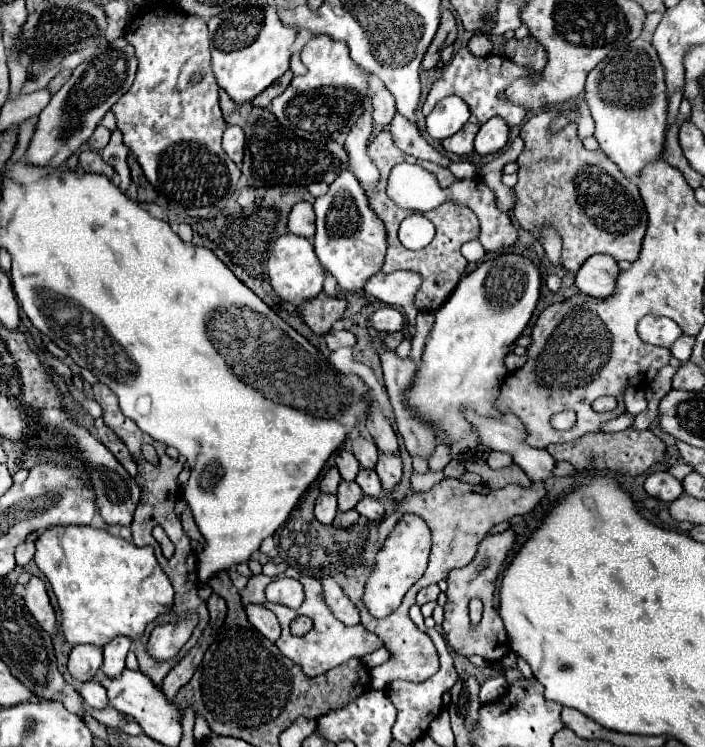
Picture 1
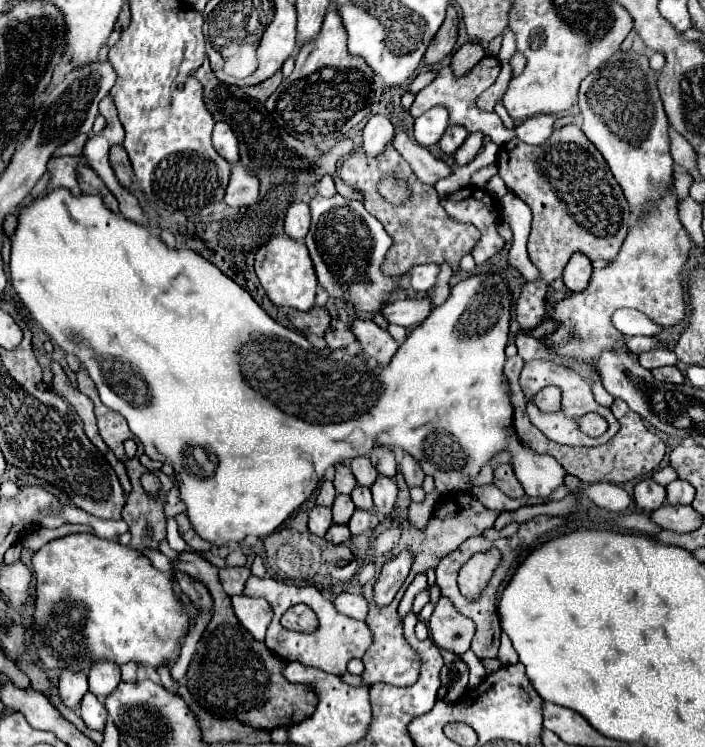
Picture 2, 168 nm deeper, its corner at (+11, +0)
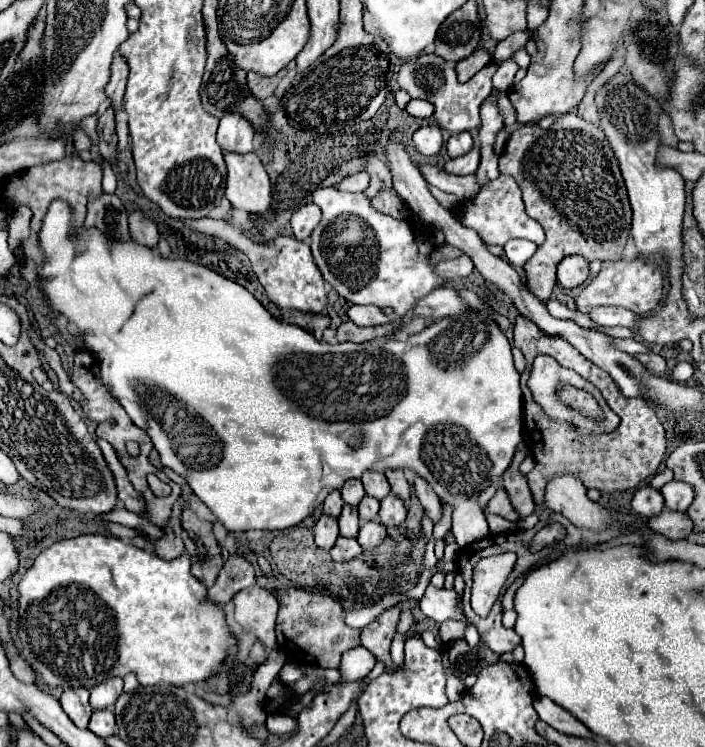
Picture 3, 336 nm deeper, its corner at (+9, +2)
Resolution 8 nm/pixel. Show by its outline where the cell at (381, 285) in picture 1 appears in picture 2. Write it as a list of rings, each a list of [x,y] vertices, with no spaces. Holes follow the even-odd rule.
[[[422,264],[422,266],[412,266],[410,274],[412,274],[412,288],[416,292],[428,292],[438,278],[440,266],[436,264]]]

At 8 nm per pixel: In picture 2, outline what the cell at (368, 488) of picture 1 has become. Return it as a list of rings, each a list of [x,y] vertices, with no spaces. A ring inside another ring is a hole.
[[[356,486],[354,492],[352,492],[352,502],[356,504],[356,508],[360,510],[368,510],[368,512],[374,512],[374,502],[372,502],[372,494],[368,488],[364,486]]]

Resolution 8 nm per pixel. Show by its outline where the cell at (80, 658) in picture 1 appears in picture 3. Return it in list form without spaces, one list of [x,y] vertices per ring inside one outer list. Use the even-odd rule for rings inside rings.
[[[78,686],[78,688],[66,688],[60,696],[60,704],[64,708],[64,712],[68,714],[68,718],[78,726],[78,728],[86,728],[92,708],[88,702],[88,690]]]

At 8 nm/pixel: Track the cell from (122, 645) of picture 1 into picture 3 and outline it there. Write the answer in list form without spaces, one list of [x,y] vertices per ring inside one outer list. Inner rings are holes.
[[[112,676],[100,684],[96,684],[90,690],[90,704],[94,710],[98,708],[108,708],[110,704],[114,704],[114,700],[122,694],[122,678],[120,676]]]

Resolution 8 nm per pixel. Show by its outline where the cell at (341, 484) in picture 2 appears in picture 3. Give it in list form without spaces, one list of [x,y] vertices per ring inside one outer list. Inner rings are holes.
[[[354,478],[354,480],[348,480],[348,482],[340,488],[340,492],[342,492],[342,500],[344,500],[346,504],[358,506],[358,500],[362,500],[362,496],[364,496],[364,486],[362,486],[362,482],[360,482],[358,478]]]

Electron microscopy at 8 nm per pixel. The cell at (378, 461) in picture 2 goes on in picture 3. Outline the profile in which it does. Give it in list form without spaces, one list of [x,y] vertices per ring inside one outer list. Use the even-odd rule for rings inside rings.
[[[386,470],[386,478],[388,478],[390,486],[392,486],[392,492],[394,492],[396,496],[400,496],[400,498],[408,504],[410,484],[408,484],[408,480],[404,478],[404,474],[402,474],[400,470]]]

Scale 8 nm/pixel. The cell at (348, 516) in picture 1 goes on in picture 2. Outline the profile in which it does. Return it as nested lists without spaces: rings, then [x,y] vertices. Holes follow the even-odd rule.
[[[332,524],[332,528],[326,534],[326,542],[328,544],[344,544],[350,538],[352,538],[352,534],[350,534],[348,526],[338,526],[338,524]]]

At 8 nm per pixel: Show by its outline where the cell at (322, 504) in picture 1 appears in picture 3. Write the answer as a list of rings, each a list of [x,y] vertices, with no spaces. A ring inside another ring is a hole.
[[[322,514],[314,526],[314,540],[320,548],[330,550],[338,538],[338,522],[330,514]]]

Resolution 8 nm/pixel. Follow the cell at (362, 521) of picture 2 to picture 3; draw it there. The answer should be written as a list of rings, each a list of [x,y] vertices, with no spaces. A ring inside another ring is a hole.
[[[366,520],[360,524],[358,532],[358,542],[362,548],[374,548],[380,544],[380,540],[386,536],[386,526],[378,520]]]

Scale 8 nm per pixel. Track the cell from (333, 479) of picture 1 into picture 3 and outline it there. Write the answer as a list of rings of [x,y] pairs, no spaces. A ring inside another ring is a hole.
[[[334,490],[334,492],[328,494],[328,498],[324,500],[322,506],[324,506],[324,512],[326,512],[326,514],[330,514],[330,516],[336,518],[336,516],[340,514],[340,510],[342,510],[342,504],[344,504],[344,502],[342,502],[342,498],[340,498],[340,492]]]

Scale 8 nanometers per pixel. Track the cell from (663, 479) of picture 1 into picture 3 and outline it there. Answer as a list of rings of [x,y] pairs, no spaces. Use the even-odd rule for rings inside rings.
[[[642,486],[634,492],[634,498],[632,498],[632,510],[636,514],[640,514],[642,518],[650,518],[650,516],[656,516],[658,512],[662,512],[664,508],[664,498],[662,494],[652,488],[652,486]]]

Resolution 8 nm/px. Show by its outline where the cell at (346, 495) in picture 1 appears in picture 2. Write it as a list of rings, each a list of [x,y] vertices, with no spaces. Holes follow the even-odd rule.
[[[338,494],[334,500],[334,506],[332,506],[334,524],[348,524],[348,518],[352,518],[354,510],[356,510],[356,506],[354,506],[352,498],[346,494]]]

